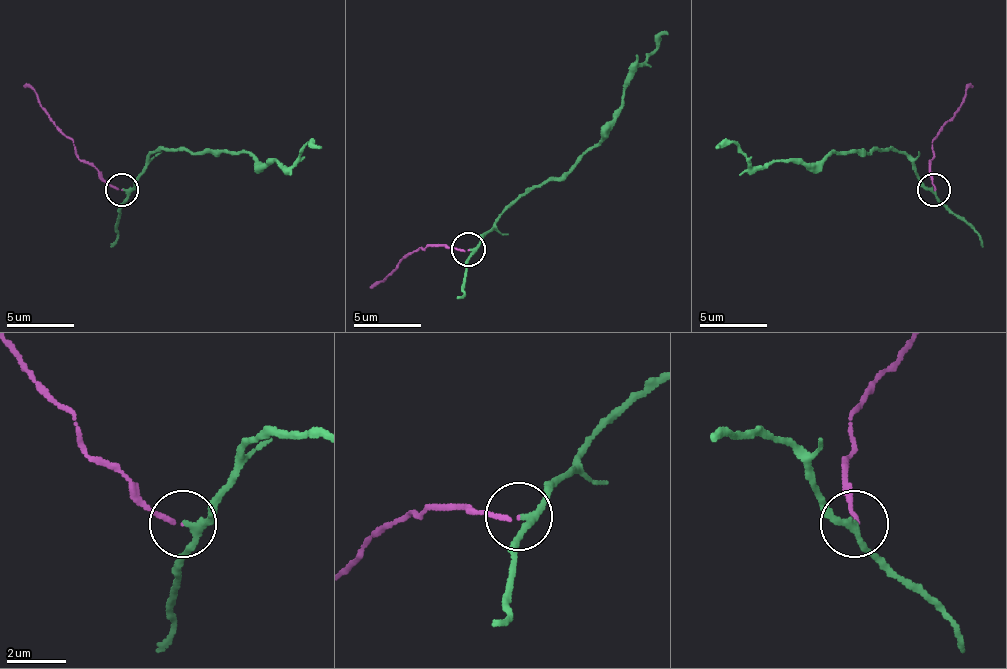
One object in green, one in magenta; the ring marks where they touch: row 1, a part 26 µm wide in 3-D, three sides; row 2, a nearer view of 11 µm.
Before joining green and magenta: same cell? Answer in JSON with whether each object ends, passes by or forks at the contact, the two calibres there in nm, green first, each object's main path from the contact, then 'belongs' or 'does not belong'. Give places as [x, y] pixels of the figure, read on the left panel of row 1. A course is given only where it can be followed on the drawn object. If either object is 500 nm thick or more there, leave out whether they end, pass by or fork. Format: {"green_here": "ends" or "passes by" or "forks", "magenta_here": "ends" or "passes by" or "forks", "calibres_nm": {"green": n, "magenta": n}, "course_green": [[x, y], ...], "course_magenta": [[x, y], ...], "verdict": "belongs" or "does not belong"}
{"green_here": "passes by", "magenta_here": "ends", "calibres_nm": {"green": 200, "magenta": 110}, "course_green": [[123, 191], [139, 180], [146, 160], [159, 150], [243, 150], [257, 164], [290, 167], [307, 144], [320, 147]], "course_magenta": [[123, 191], [86, 164], [72, 140], [29, 86], [22, 86]], "verdict": "belongs"}

